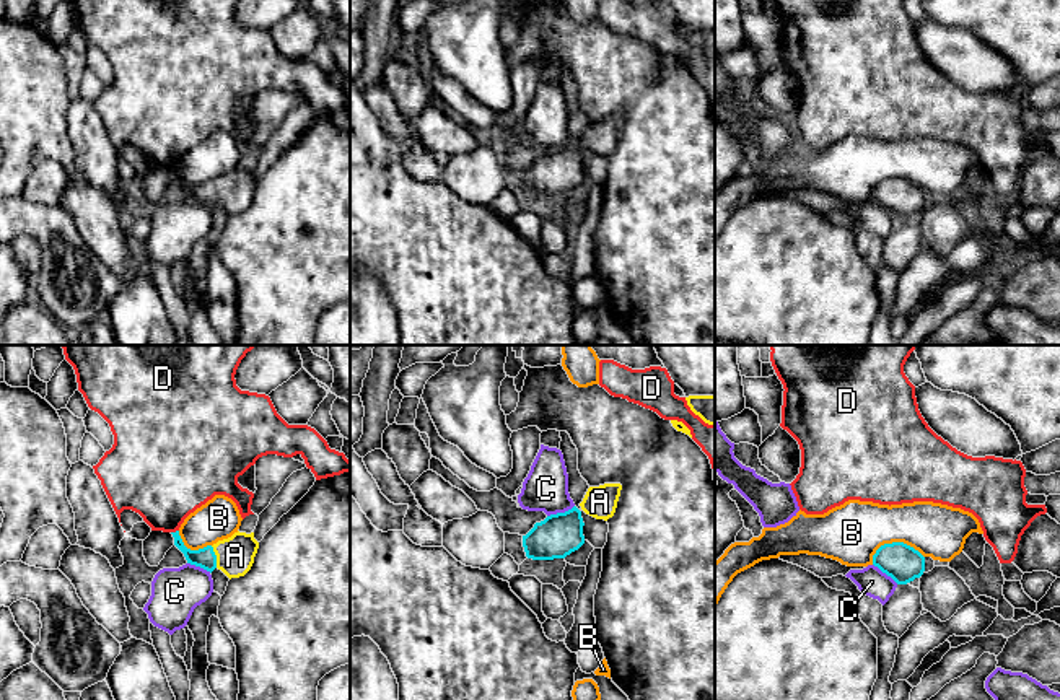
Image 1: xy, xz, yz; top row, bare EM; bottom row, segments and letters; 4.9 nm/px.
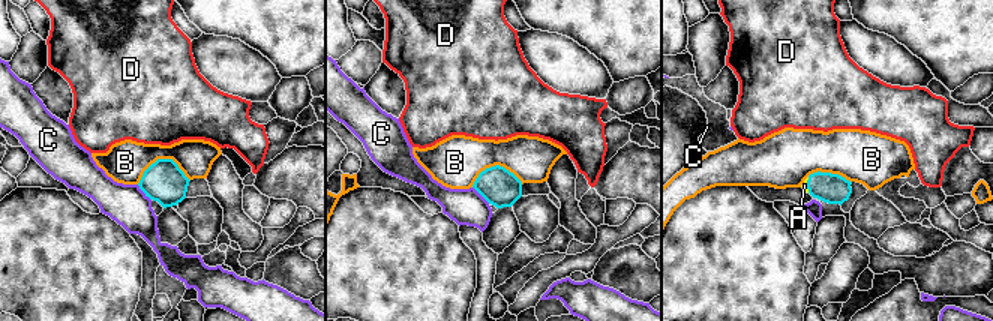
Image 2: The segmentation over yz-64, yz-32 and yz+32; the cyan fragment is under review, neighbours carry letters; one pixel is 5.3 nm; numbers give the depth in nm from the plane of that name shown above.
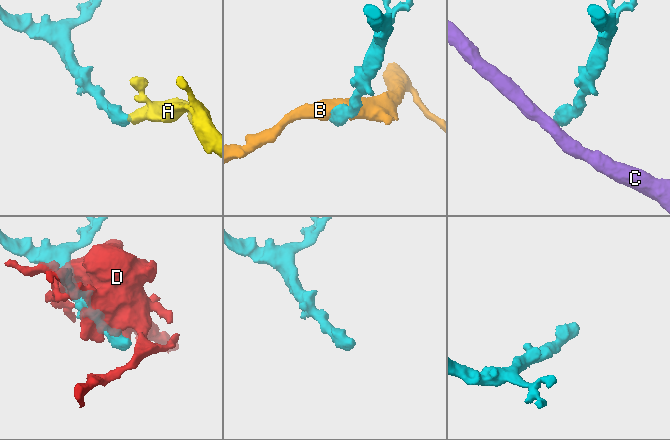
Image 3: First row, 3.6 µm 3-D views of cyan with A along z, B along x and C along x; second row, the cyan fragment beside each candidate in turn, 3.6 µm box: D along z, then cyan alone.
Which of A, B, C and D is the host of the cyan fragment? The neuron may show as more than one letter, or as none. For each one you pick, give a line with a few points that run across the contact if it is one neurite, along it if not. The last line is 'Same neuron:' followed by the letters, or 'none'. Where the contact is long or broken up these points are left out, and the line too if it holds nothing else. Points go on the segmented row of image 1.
A: xy (205, 557), (215, 557), (235, 555)
Same neuron: A

